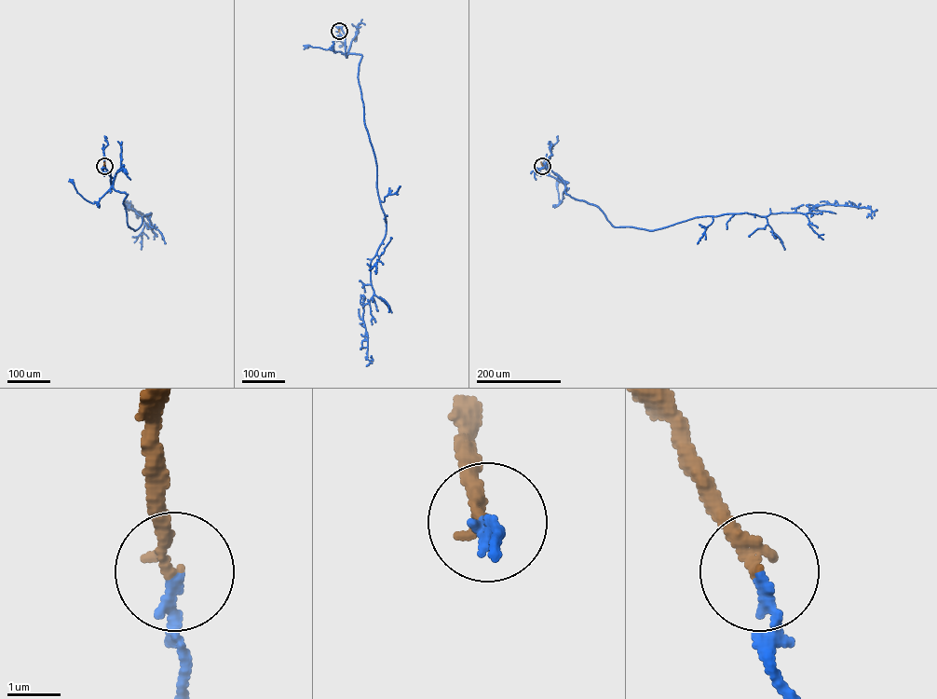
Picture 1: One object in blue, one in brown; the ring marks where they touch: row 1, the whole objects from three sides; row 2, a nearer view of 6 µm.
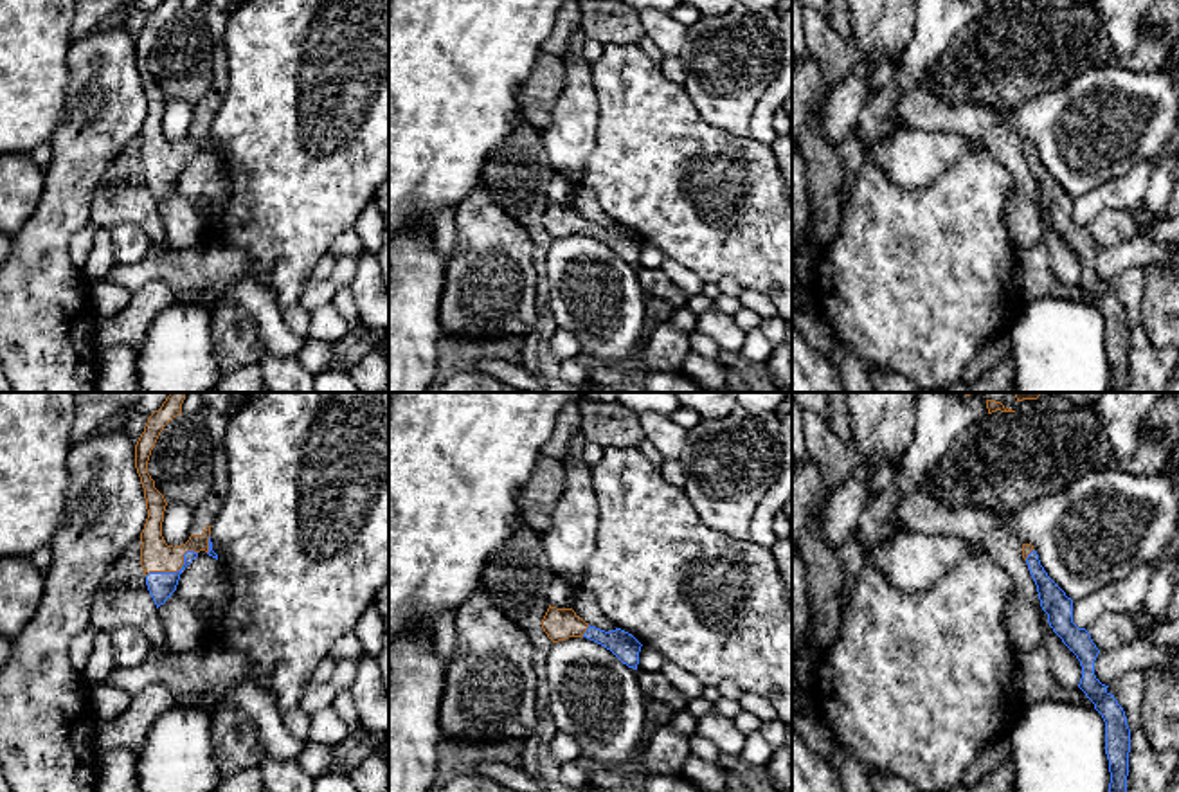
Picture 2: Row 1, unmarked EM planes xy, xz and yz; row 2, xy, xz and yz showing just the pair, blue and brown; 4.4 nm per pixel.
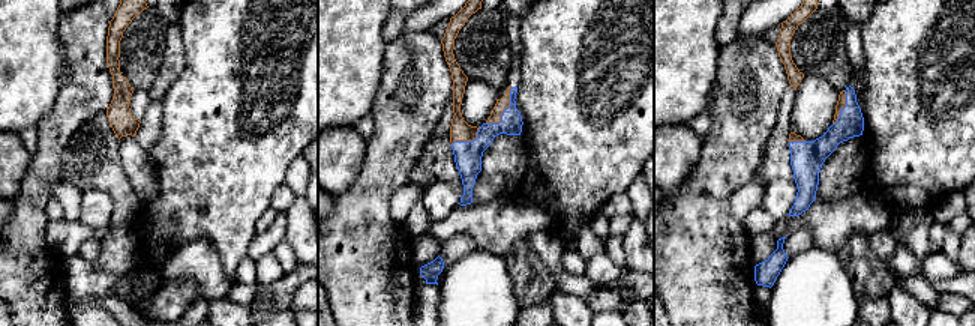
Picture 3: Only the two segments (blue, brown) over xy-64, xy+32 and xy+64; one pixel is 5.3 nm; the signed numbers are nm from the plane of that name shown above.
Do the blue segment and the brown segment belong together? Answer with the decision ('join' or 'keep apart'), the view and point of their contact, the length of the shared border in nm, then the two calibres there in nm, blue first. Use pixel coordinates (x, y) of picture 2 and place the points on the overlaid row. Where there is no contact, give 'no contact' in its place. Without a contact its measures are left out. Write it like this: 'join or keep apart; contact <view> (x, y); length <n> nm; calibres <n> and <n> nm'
join; contact xy (177, 571); length 260 nm; calibres 120 and 140 nm

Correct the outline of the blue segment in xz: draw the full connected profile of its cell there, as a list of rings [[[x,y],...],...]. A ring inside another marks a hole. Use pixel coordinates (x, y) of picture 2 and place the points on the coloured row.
[[[551,605],[542,619],[542,628],[553,643],[569,637],[587,637],[610,650],[628,668],[637,670],[643,644],[621,628],[605,632],[585,623],[572,608],[556,608]]]

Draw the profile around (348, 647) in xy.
[[[347,632],[340,635],[329,650],[329,657],[335,662],[344,661],[344,659],[358,661],[362,653],[364,653],[362,641],[358,639],[355,632]]]

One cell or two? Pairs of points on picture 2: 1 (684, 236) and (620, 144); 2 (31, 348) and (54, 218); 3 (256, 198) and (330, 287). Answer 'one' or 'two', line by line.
1: one
2: one
3: two

